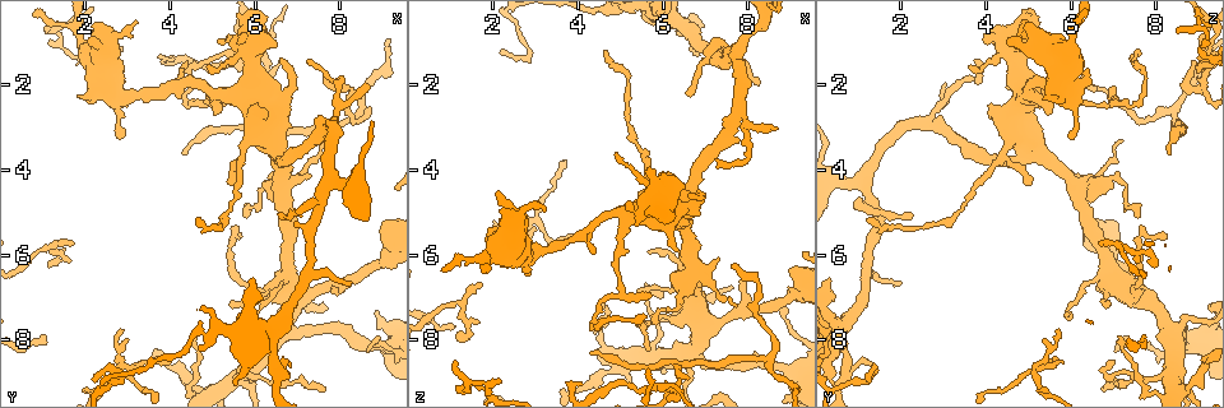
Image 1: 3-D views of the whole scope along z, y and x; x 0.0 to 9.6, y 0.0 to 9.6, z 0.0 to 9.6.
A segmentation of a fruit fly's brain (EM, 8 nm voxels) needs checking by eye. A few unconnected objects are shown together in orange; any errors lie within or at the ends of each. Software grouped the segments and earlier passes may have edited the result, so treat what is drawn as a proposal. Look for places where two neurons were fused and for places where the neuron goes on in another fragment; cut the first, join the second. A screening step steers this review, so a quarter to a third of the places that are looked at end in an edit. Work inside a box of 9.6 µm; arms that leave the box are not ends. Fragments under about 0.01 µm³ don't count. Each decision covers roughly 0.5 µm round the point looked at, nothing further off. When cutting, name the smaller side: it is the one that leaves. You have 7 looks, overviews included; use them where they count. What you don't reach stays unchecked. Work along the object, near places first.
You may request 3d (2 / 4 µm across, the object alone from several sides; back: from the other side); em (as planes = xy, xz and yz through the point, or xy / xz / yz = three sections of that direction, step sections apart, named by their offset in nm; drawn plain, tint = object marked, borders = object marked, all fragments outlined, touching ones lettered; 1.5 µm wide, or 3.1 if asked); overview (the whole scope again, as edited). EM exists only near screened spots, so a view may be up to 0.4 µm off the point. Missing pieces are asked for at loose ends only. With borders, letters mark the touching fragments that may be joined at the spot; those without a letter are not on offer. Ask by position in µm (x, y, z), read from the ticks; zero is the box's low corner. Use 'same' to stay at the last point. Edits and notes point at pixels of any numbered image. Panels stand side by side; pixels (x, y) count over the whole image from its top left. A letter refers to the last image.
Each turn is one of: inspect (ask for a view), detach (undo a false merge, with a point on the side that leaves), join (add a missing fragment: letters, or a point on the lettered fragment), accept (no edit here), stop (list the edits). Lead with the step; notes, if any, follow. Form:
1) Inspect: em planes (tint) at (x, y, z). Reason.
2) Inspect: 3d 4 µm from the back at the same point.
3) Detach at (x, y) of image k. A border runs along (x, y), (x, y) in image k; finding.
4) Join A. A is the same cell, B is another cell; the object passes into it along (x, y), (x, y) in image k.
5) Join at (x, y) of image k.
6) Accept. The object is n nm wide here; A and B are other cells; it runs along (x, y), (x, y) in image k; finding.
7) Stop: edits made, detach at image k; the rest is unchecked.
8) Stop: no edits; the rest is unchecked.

Inspect: 3d 4 µm at (7.00, 4.95, 1.35). An open end.

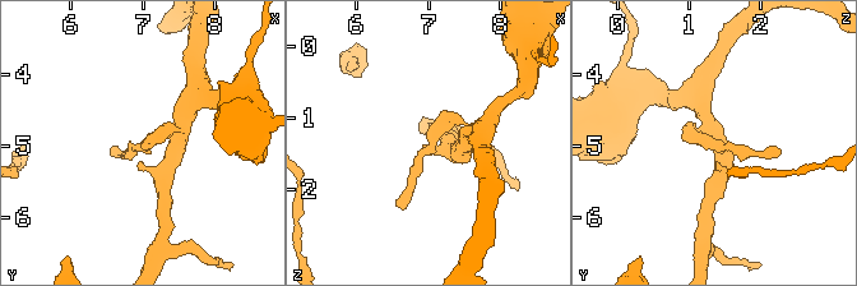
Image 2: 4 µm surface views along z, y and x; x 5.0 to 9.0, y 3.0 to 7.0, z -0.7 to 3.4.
Inspect: em xz step 4 (borders) at (7.05, 4.95, 1.40).

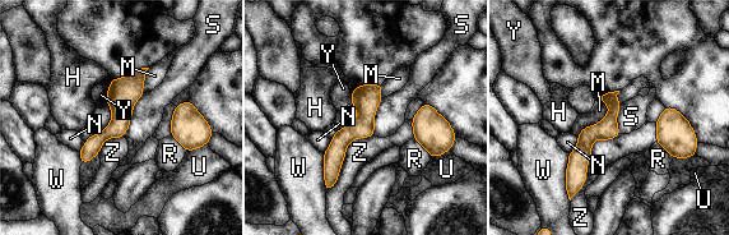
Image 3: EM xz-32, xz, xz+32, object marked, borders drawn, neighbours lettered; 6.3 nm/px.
Inspect: em planes (borders) at the same point.

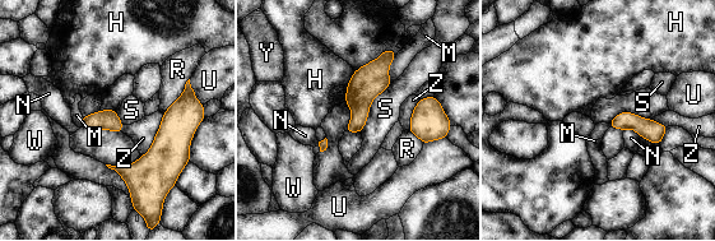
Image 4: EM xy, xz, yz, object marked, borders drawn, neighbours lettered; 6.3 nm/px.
Accept. The object is 130 nm wide here; H, M, N, R, S, U, W, Y and Z are other cells; it runs along (388, 52), (360, 93), (351, 129) in image 4; no lettered fragment goes on from it.

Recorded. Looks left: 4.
Inspect: 3d 4 µm at (7.60, 1.85, 6.20). An open end.

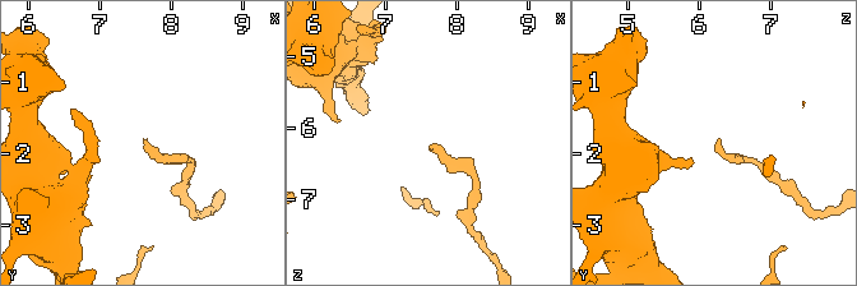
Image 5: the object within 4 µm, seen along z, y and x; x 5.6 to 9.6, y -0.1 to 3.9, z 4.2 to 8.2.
Inspect: em xy step 8 (borders) at (7.60, 1.80, 6.25). Shape alone is not enough.

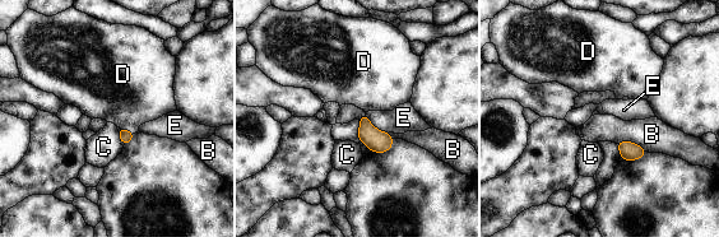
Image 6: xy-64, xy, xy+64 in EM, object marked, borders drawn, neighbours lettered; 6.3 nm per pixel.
Inspect: em planes (borders) at the same point.

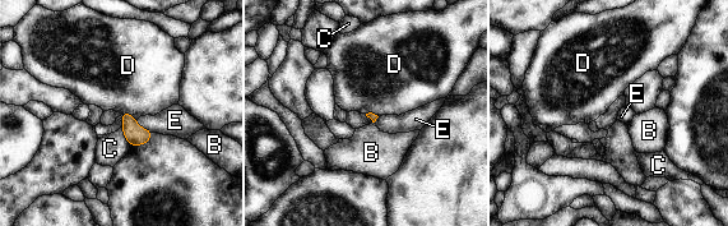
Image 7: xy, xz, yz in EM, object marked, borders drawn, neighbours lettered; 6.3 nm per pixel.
Accept. B, C, D and E are other cells; a border runs along (120, 112), (128, 112), (135, 120) in image 7; none of them fits.

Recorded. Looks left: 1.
Stop: no edits; the rest is unchecked.

